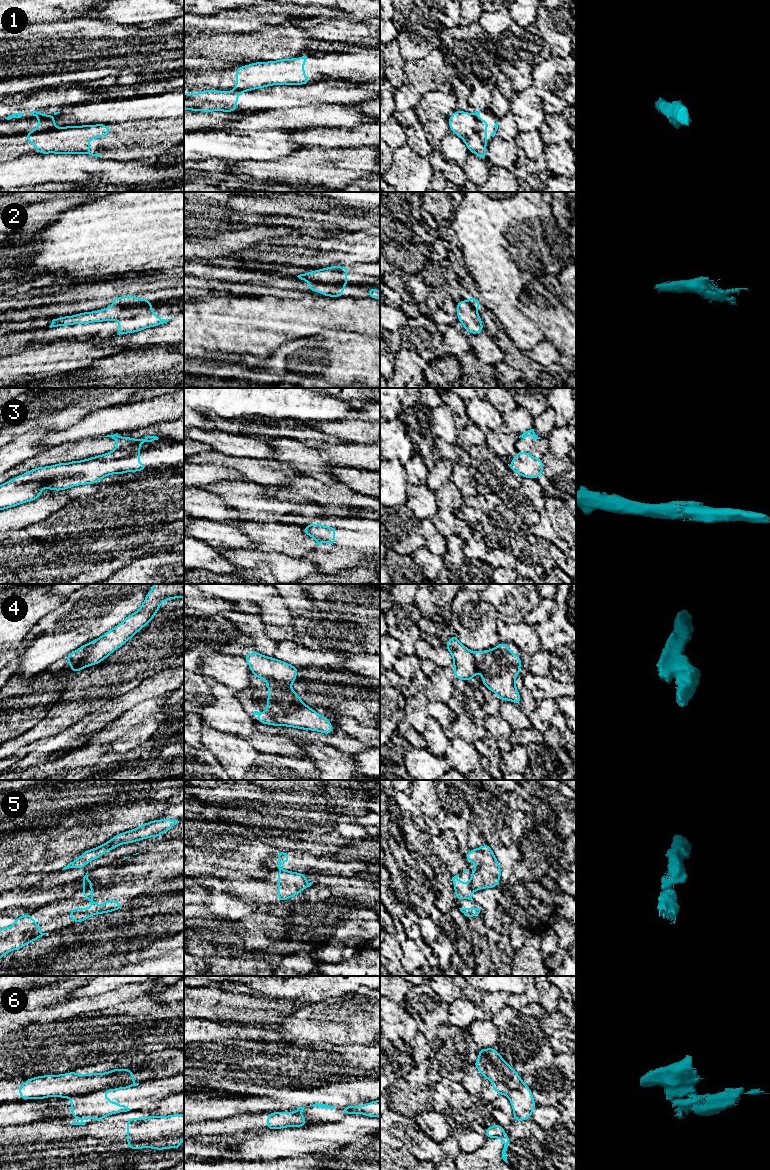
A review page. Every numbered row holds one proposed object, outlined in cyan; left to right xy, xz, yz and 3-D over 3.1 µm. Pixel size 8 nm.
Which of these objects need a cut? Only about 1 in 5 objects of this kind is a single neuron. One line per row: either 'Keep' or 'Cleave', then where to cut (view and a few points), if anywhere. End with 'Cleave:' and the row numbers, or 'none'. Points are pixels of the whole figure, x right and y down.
1: Cleave. Split along yz (473, 115), (475, 130), (485, 144)
2: Cleave. Split along xy (149, 302), (114, 306)
3: Cleave. Split along xy (132, 444), (113, 451)
4: Cleave. Split along xy (87, 644), (80, 664), (72, 671)
5: Cleave. Split along yz (470, 879), (470, 885), (473, 890)
6: Cleave. Split along xy (103, 1116), (97, 1119)
Cleave: 1, 2, 3, 4, 5, 6

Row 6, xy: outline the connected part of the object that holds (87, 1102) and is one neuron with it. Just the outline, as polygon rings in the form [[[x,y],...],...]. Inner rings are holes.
[[[117,1068],[105,1073],[86,1075],[69,1072],[60,1075],[31,1077],[19,1086],[19,1097],[45,1099],[52,1096],[71,1099],[72,1117],[98,1119],[111,1114],[130,1111],[125,1105],[108,1100],[105,1091],[117,1091],[138,1086],[131,1069]]]

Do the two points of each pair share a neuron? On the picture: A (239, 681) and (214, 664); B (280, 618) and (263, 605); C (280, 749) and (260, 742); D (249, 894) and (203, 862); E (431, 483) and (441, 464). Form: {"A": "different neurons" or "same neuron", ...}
{"A": "same neuron", "B": "same neuron", "C": "same neuron", "D": "same neuron", "E": "same neuron"}

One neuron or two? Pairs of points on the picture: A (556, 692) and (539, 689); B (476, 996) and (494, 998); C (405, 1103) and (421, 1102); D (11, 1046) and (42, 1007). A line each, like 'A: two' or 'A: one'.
A: one
B: two
C: one
D: two

